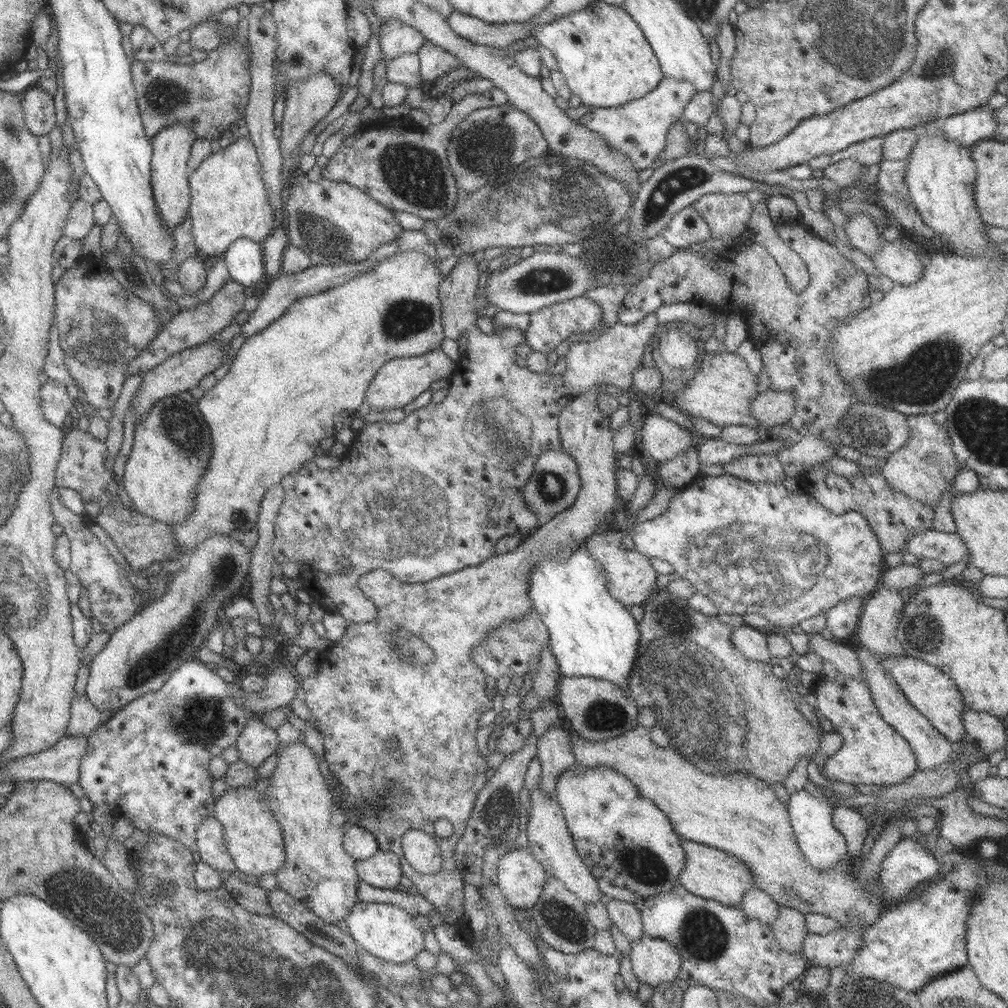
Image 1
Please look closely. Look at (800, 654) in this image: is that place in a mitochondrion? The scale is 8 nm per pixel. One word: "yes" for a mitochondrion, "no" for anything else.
no

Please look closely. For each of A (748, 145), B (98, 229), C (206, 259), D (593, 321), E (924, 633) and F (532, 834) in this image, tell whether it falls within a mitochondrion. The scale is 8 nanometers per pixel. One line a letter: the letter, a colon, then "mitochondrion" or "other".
A: other
B: other
C: other
D: other
E: mitochondrion
F: other

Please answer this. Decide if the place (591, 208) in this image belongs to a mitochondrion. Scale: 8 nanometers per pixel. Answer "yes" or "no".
yes

